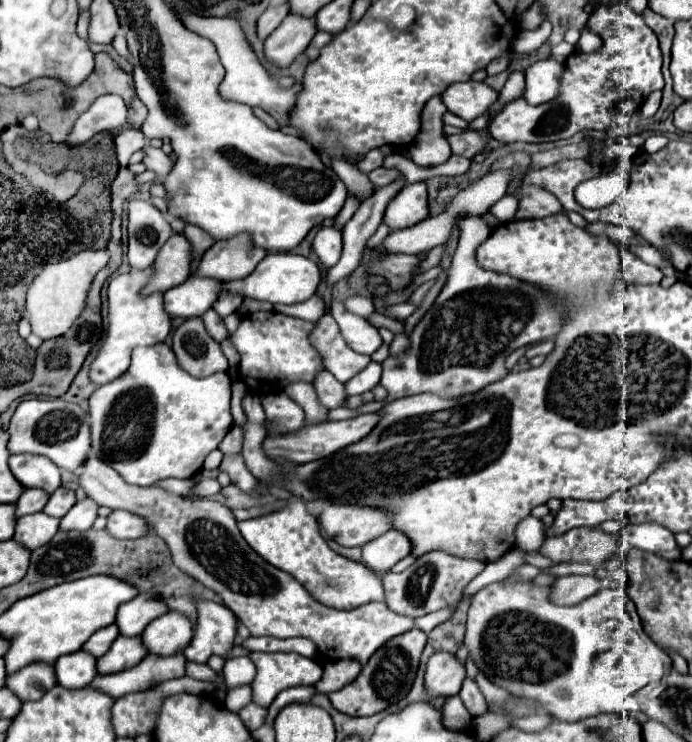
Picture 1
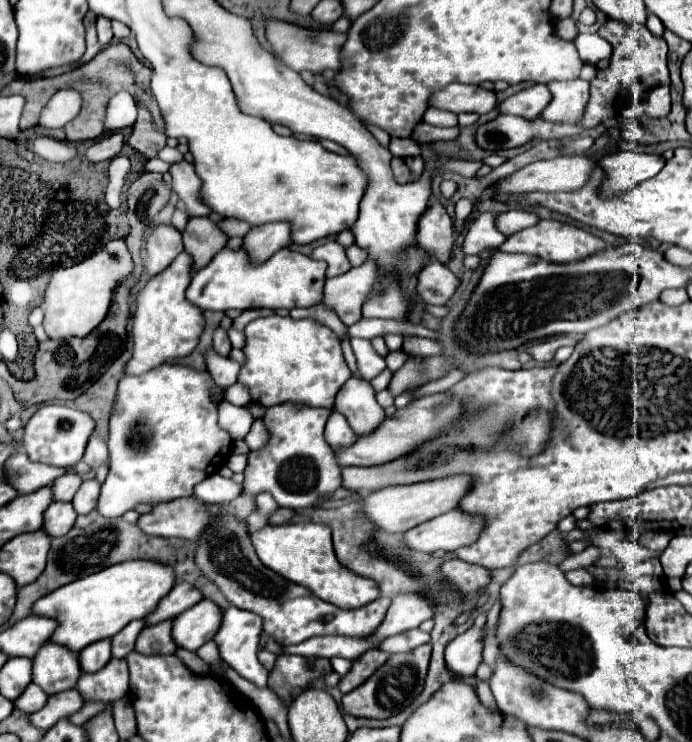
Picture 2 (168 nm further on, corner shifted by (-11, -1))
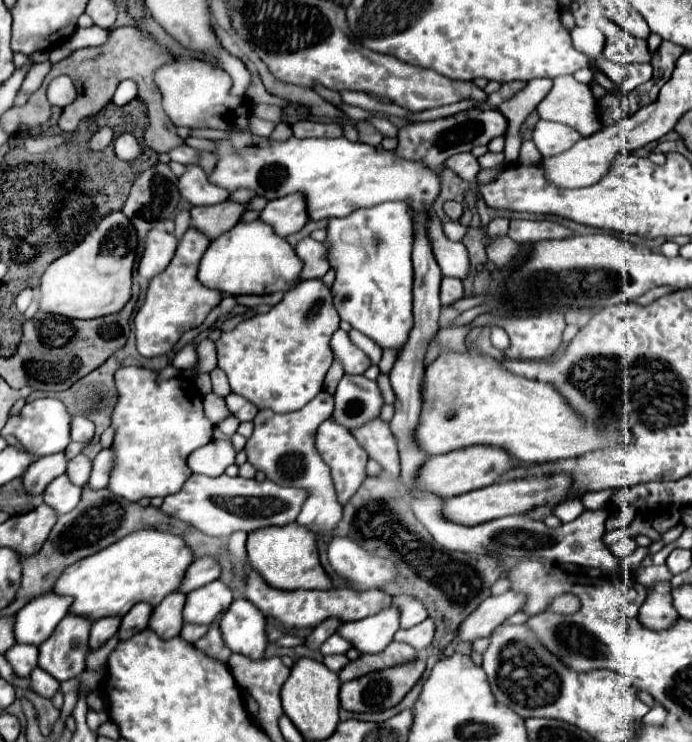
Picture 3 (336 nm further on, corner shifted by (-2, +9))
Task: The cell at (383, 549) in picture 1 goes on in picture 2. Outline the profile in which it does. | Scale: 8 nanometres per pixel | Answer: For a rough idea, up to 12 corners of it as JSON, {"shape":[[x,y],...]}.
{"shape":[[448,511],[406,531],[412,551],[474,543],[480,517]]}

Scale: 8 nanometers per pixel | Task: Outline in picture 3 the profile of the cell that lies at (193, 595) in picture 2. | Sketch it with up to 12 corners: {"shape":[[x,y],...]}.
{"shape":[[199,557],[189,567],[179,591],[191,593],[219,579],[215,557]]}

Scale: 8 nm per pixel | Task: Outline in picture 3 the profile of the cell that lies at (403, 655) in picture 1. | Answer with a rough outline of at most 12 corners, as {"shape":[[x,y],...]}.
{"shape":[[417,661],[341,685],[341,707],[353,713],[391,709],[425,671]]}

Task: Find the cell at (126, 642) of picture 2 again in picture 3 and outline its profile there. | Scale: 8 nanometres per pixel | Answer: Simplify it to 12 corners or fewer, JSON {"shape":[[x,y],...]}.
{"shape":[[133,605],[121,621],[119,637],[147,629],[153,605]]}

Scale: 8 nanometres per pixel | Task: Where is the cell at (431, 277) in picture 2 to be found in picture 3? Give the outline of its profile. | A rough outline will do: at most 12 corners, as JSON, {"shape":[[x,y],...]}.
{"shape":[[453,277],[441,281],[441,303],[463,299],[463,283]]}

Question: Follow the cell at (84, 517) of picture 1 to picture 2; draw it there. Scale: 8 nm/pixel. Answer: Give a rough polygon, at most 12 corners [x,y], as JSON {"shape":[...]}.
{"shape":[[162,363],[120,379],[96,503],[190,497],[232,437],[224,389]]}

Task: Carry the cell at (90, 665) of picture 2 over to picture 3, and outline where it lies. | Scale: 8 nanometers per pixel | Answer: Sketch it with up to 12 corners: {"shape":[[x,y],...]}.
{"shape":[[105,617],[91,627],[91,649],[113,637],[123,617]]}

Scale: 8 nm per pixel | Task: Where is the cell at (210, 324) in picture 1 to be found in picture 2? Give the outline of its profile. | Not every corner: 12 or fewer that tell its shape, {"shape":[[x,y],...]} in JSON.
{"shape":[[220,325],[214,329],[214,349],[230,353],[230,339]]}

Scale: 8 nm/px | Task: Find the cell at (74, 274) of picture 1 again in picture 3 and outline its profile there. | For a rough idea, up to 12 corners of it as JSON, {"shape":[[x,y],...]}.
{"shape":[[107,213],[47,267],[39,309],[95,319],[131,299],[135,227]]}

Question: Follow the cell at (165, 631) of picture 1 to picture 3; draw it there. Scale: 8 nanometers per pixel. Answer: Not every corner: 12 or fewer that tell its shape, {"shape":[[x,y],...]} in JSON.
{"shape":[[219,579],[187,595],[183,621],[211,625],[229,609]]}

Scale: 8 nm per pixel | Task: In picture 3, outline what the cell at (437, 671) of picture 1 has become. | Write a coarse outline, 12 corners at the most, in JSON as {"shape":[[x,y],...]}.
{"shape":[[513,589],[485,599],[461,623],[459,637],[489,637],[507,617],[523,609]]}

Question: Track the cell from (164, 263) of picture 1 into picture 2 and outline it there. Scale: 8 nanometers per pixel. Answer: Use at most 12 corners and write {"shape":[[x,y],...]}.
{"shape":[[192,217],[182,231],[192,271],[200,271],[226,235],[208,217]]}

